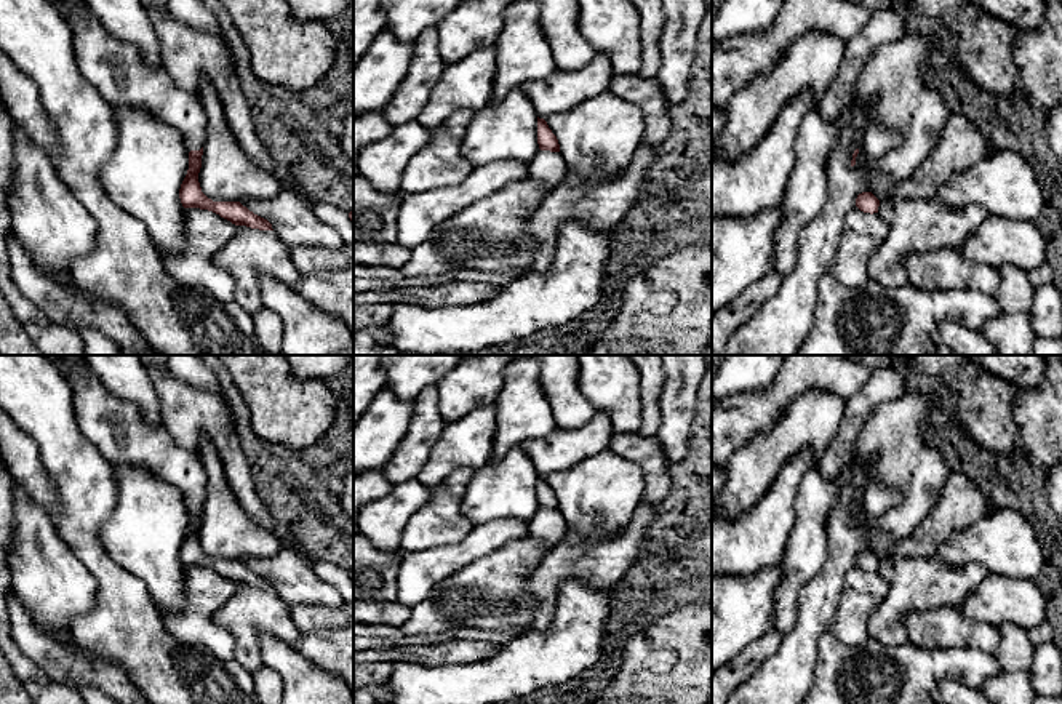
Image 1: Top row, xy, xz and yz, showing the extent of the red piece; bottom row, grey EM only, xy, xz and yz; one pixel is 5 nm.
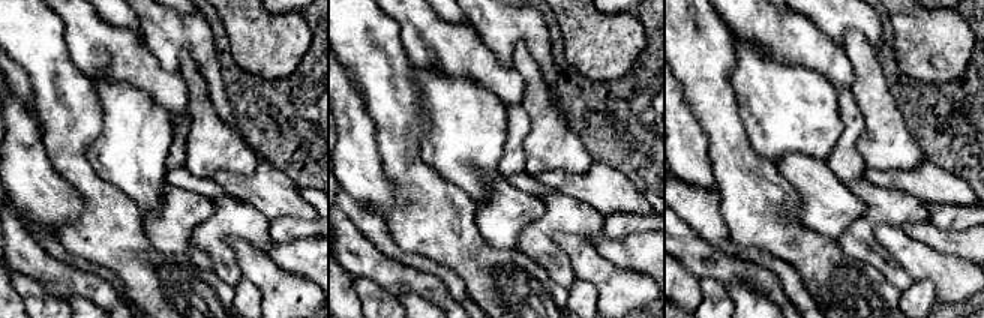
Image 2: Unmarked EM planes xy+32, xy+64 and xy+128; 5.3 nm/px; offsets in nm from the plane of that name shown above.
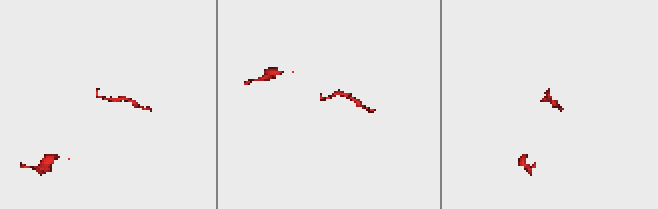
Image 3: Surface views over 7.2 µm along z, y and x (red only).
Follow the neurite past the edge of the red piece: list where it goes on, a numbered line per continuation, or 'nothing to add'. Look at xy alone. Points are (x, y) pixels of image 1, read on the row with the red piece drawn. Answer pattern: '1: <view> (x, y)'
1: xy (115, 69)

